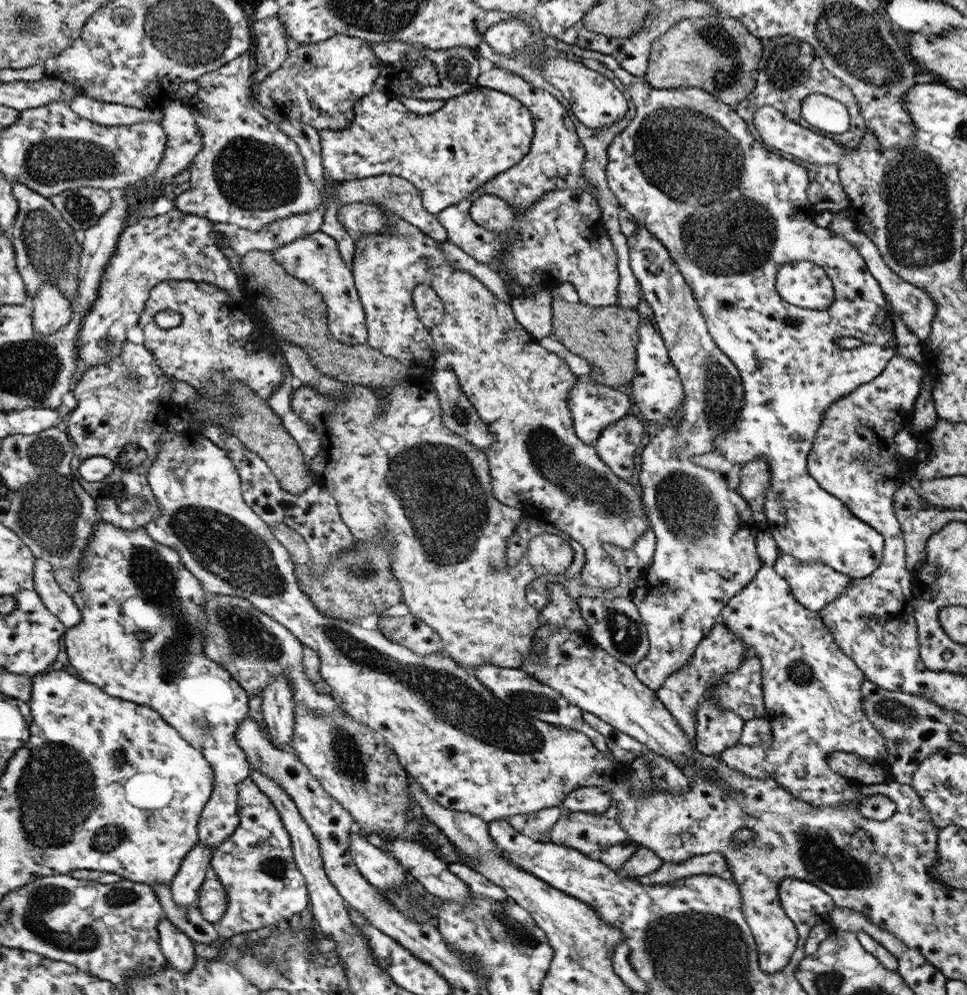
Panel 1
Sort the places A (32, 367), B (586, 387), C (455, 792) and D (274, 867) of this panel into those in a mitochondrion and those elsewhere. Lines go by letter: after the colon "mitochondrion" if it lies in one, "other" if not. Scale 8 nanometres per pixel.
A: mitochondrion
B: other
C: other
D: mitochondrion

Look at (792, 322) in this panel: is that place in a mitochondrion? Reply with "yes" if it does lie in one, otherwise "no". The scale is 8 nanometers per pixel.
yes

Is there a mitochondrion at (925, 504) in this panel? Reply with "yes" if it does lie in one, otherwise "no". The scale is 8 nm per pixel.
no

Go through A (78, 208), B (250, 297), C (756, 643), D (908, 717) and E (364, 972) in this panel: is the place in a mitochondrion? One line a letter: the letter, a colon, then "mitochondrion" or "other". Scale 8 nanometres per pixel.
A: mitochondrion
B: other
C: other
D: mitochondrion
E: other

